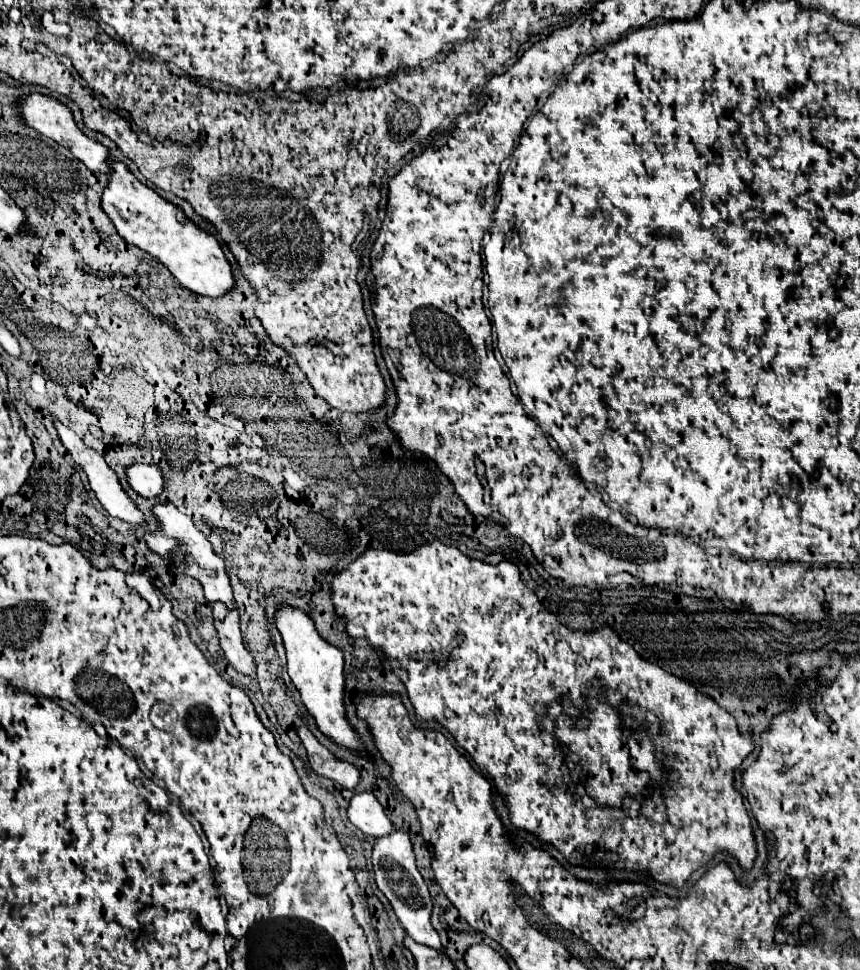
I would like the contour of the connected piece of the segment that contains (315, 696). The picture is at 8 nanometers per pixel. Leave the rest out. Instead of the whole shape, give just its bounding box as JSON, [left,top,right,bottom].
[275,605,367,757]

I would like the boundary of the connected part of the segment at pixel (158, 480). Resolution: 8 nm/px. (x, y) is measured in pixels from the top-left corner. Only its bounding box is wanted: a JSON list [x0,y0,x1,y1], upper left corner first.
[125,463,165,499]

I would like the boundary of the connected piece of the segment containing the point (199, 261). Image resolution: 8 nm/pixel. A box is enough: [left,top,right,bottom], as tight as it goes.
[101,159,233,297]

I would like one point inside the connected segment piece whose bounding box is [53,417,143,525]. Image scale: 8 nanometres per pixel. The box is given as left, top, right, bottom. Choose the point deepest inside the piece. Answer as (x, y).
(104, 483)

